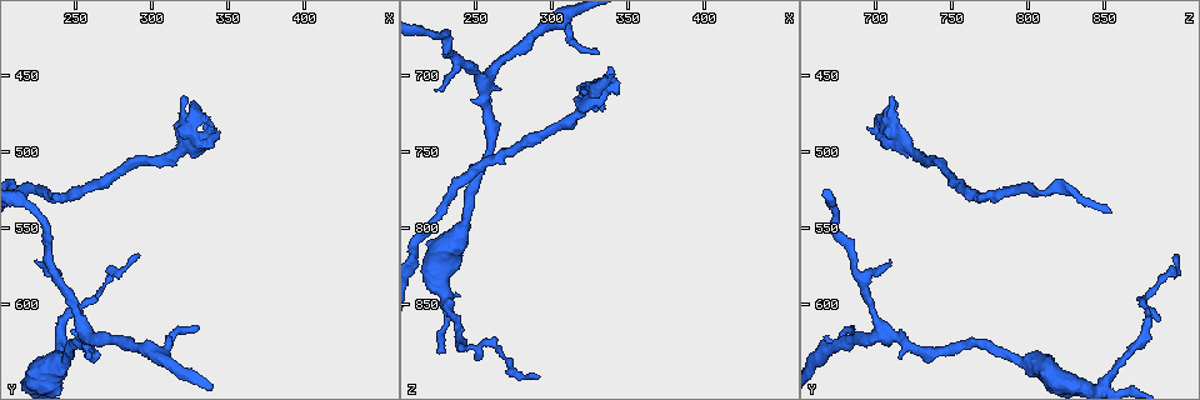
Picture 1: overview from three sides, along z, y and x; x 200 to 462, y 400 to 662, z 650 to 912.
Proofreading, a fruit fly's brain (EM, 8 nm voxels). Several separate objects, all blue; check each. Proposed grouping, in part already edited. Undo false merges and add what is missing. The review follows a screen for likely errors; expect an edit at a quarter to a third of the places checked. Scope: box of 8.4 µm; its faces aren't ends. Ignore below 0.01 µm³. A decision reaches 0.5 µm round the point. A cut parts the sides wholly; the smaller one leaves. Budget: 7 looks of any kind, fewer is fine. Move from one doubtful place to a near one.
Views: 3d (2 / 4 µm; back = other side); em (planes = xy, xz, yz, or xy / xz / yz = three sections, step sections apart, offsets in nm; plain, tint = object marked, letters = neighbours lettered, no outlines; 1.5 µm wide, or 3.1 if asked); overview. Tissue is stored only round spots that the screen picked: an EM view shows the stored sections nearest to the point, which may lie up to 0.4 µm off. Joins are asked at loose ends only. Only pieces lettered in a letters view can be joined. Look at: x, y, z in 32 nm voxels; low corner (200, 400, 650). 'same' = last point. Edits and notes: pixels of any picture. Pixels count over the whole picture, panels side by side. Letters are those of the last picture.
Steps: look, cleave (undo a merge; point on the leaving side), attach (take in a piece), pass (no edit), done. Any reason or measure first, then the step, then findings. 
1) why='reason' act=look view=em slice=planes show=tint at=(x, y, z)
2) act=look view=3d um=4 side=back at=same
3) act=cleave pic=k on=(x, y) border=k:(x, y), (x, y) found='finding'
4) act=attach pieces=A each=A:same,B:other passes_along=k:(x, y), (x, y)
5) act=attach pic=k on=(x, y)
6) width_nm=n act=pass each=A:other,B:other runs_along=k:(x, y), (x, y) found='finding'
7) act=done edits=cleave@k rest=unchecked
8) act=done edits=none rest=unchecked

why='an open end' act=look view=em slice=planes show=letters at=(328, 614, 686)

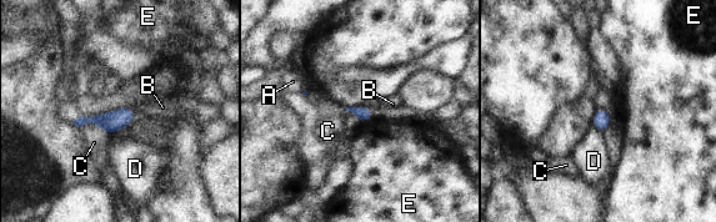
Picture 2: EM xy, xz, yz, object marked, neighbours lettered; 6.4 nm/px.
act=pass each=A:other,B:other,C:other,D:other,E:other runs_along=2:(130, 114), (116, 120), (78, 122) found='no lettered piece goes on from it'

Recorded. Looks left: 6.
why='a fork' act=look view=em slice=planes show=tint at=(256, 618, 710)

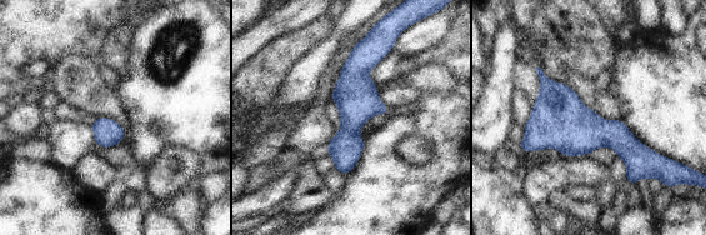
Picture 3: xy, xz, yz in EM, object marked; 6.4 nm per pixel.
act=look view=em slice=planes show=letters at=same

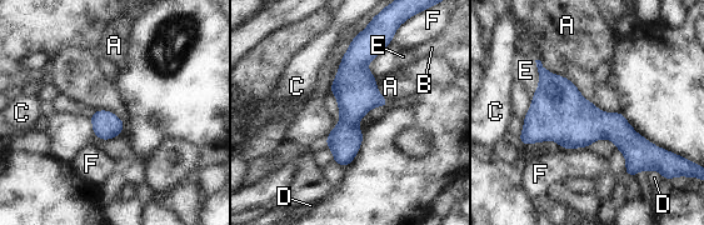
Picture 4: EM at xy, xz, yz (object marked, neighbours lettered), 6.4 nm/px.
act=pass each=A:other,B:other,C:other,D:other,E:other,F:other runs_along=4:(363, 41), (353, 64), (341, 161) found='one neuron here'

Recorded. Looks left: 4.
why='thick turns thin' act=look view=em slice=planes show=letters at=(232, 648, 852)

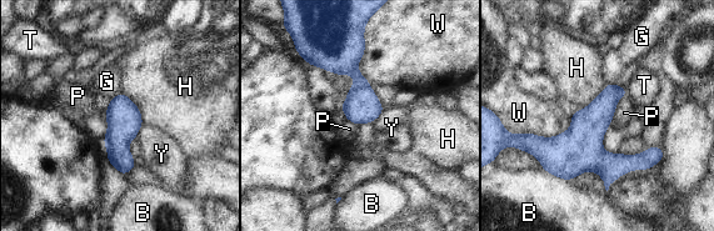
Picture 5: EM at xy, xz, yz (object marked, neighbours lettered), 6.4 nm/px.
act=pass each=B:other,G:other,H:other,P:other,T:other,W:other,Y:other border=5:(120, 91), (138, 108), (143, 122) found='one neuron here'

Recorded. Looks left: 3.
act=done edits=none rest=unchecked

